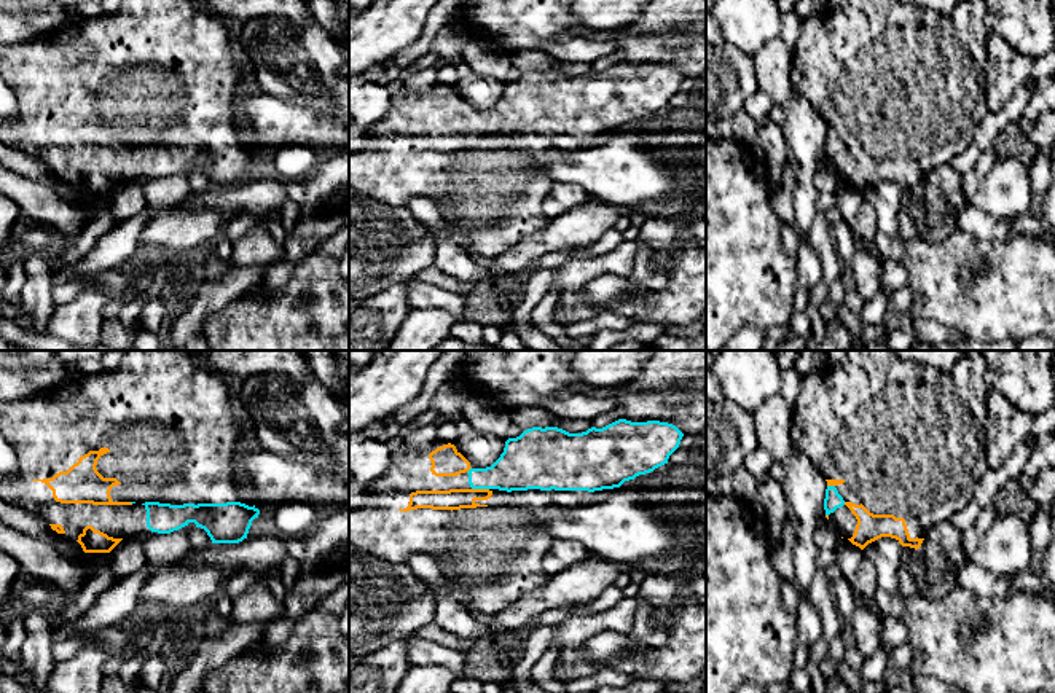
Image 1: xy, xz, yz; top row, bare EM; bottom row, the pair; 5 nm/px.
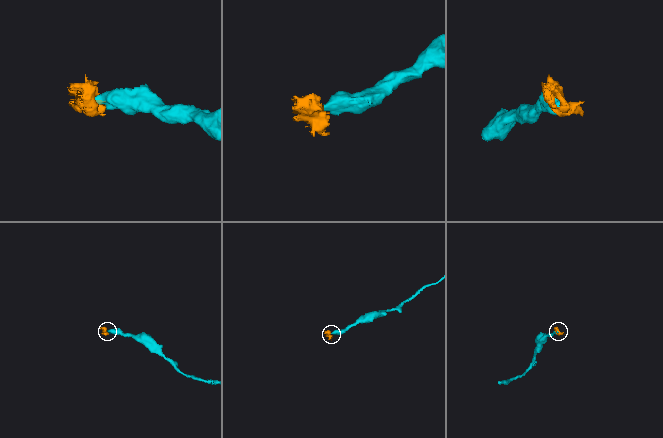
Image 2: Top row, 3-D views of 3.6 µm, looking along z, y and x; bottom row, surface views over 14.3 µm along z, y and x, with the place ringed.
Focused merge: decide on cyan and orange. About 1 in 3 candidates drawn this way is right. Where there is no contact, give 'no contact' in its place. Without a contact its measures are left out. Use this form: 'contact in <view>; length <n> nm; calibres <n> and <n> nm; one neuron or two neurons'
contact in xz; length 90 nm; calibres 240 and 110 nm; one neuron

